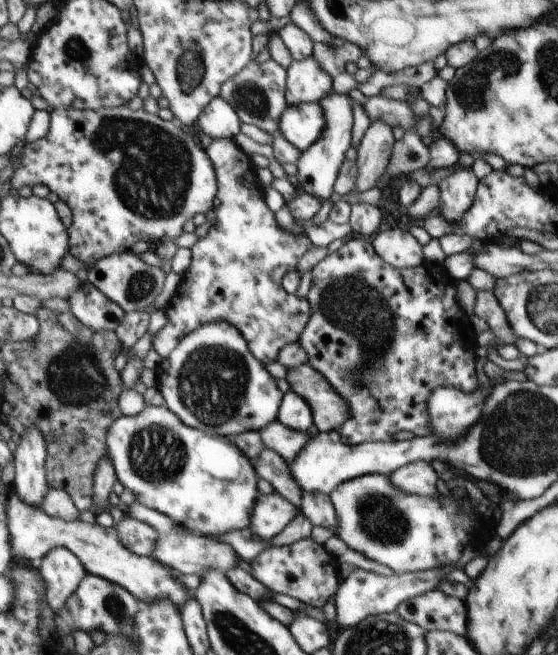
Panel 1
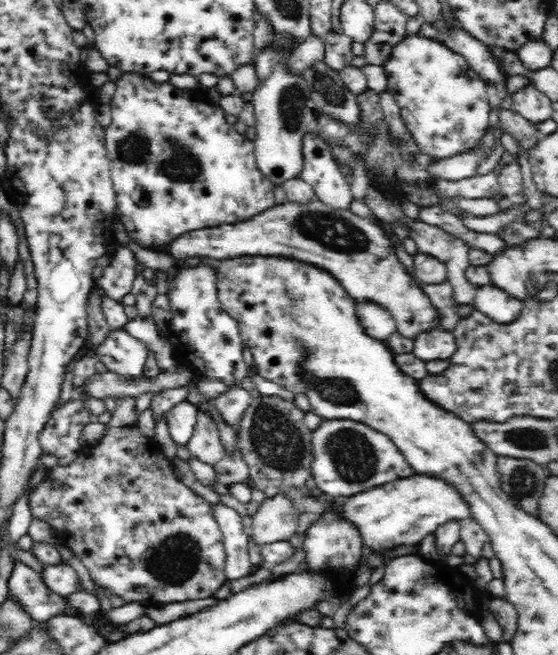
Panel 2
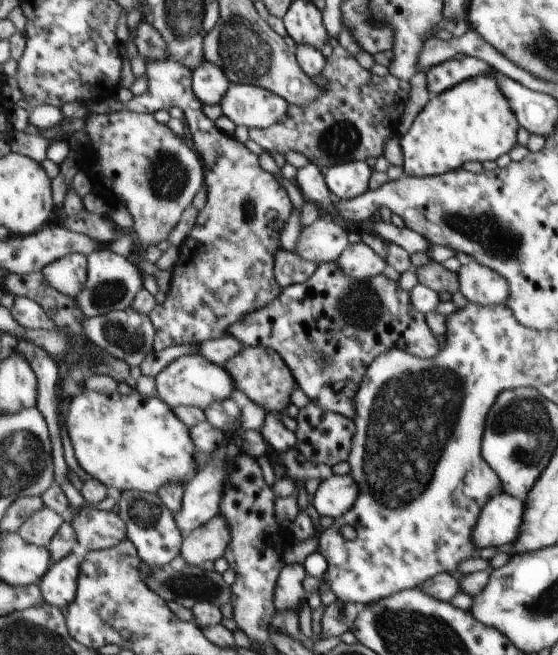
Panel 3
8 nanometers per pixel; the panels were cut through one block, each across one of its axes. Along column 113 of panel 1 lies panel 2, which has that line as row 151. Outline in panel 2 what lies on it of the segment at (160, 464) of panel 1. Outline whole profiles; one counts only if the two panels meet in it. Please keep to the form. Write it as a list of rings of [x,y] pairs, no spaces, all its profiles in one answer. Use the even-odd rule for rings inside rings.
[[[410,32],[410,34],[404,34],[404,36],[402,36],[402,38],[400,38],[400,40],[398,40],[394,46],[392,46],[390,55],[387,59],[384,59],[384,62],[381,66],[382,69],[384,69],[384,73],[386,74],[387,91],[394,95],[394,98],[396,98],[401,117],[405,122],[406,130],[408,130],[408,132],[416,138],[419,146],[424,151],[426,151],[427,154],[435,155],[438,159],[448,158],[448,156],[460,154],[460,152],[464,152],[466,148],[470,148],[470,146],[474,146],[474,144],[480,142],[480,139],[485,133],[486,128],[488,128],[488,118],[492,115],[490,103],[488,102],[488,94],[486,93],[487,83],[485,83],[485,80],[479,76],[478,72],[474,71],[470,67],[466,57],[460,55],[458,52],[455,52],[450,47],[448,47],[440,37],[428,38],[428,36],[420,34],[420,32]]]

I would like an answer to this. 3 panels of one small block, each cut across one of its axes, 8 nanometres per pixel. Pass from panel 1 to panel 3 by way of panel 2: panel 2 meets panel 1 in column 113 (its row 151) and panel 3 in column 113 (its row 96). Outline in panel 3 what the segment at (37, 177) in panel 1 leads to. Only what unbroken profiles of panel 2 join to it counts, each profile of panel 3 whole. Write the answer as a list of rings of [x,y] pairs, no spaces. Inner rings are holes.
[[[123,110],[112,114],[90,114],[86,132],[91,138],[91,148],[96,153],[96,167],[102,173],[106,187],[110,188],[118,202],[126,204],[134,218],[134,230],[140,239],[138,258],[145,258],[146,250],[152,244],[167,240],[170,233],[180,224],[186,210],[194,204],[194,198],[204,188],[207,172],[198,152],[188,144],[171,126],[158,122],[152,113],[139,113]]]

